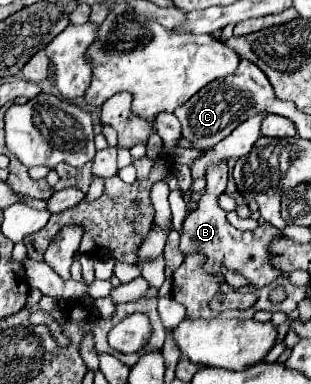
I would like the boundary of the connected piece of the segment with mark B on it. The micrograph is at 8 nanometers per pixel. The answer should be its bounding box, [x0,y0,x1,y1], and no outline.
[179,164,283,288]

